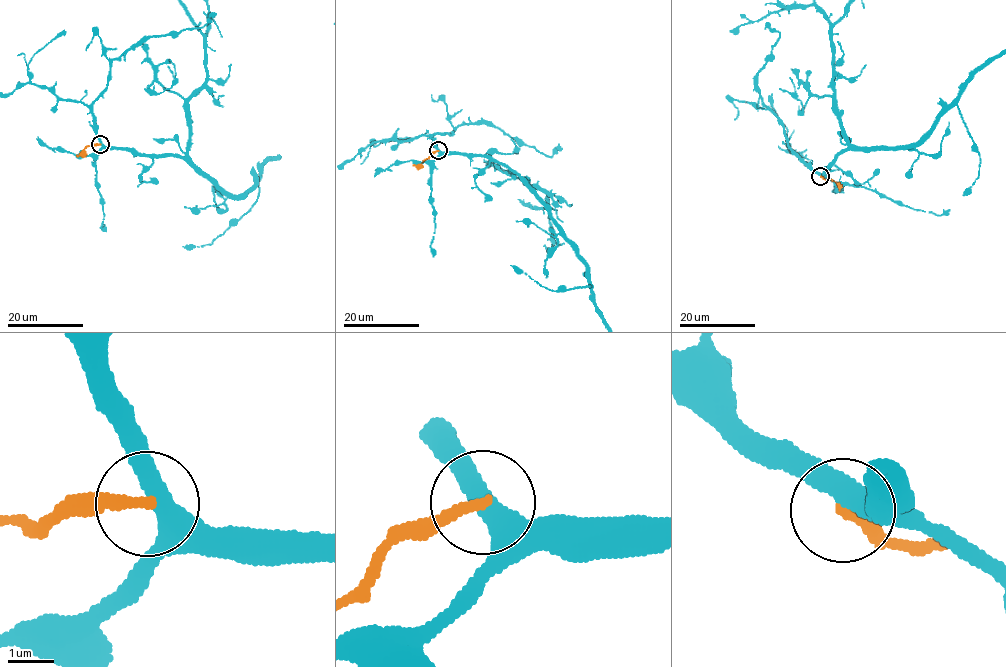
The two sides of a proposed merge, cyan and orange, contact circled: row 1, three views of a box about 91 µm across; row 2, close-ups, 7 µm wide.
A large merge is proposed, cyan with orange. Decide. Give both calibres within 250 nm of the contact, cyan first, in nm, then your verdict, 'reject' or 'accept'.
440 nm thick on the cyan side, 240 nm on the other; reject

